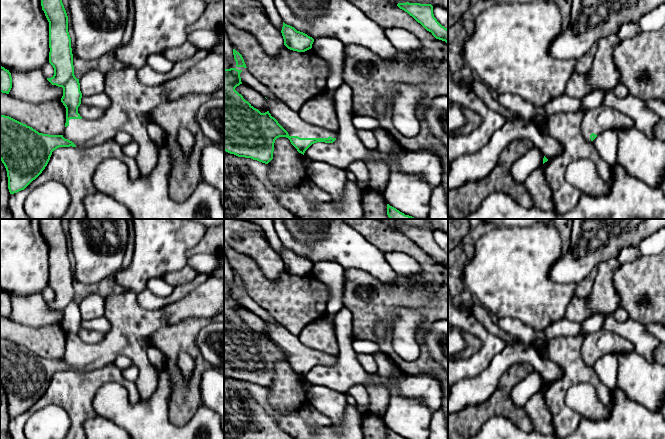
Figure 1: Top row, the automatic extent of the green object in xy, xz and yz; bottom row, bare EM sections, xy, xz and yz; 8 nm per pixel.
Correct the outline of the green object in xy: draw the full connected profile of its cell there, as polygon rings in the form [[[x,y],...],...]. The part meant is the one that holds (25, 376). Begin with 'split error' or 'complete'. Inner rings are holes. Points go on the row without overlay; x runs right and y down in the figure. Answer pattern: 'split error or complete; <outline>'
split error; [[[61,219],[39,220],[49,246],[49,287],[54,292],[54,299],[47,304],[63,312],[66,347],[62,359],[49,359],[0,339],[0,384],[7,395],[10,418],[35,404],[57,372],[92,371],[118,356],[129,357],[139,369],[135,385],[140,400],[148,401],[159,378],[148,355],[150,337],[162,327],[192,316],[217,320],[224,315],[224,277],[210,277],[183,298],[155,310],[140,307],[134,292],[111,294],[104,298],[104,317],[111,328],[99,343],[87,344],[78,337],[82,317],[74,299],[68,240]]]

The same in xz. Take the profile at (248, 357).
split error; [[[224,292],[224,375],[268,388],[273,383],[274,367],[279,361],[288,362],[303,379],[314,367],[333,367],[336,364],[338,357],[305,347],[297,335],[293,335],[279,324],[267,322],[268,335],[265,337],[254,332],[235,314],[242,308],[241,296],[242,294],[236,292]]]

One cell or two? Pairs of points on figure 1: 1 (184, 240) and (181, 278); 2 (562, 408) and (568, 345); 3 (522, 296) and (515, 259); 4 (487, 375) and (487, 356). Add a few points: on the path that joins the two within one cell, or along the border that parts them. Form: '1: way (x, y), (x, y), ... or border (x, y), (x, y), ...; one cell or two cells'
1: border (186, 264), (177, 270), (165, 273), (161, 277); two cells
2: way (560, 392), (560, 387), (568, 379), (568, 361); one cell
3: way (518, 287), (515, 284), (515, 268); one cell
4: border (503, 349), (482, 371), (467, 378); two cells

